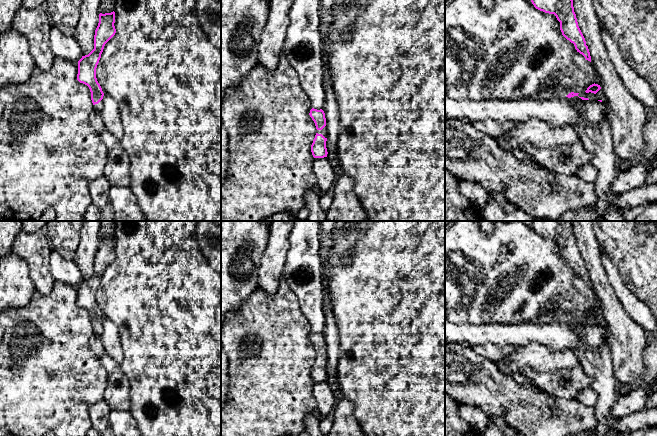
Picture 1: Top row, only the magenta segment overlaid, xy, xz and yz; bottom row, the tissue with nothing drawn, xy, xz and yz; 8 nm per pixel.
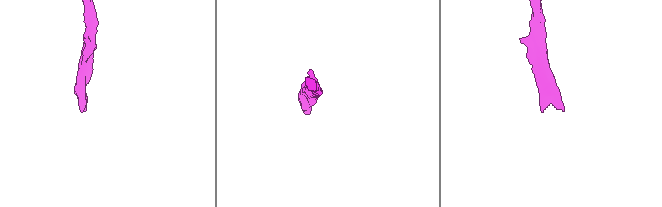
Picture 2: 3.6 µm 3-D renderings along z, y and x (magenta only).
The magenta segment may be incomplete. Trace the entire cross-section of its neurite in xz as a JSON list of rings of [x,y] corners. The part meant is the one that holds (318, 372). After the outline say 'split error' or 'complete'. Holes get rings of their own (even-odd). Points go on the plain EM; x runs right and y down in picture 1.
[[[312,332],[309,337],[310,341],[315,347],[317,357],[311,369],[311,376],[314,382],[327,381],[327,351],[325,337],[322,333],[317,334]]] | split error

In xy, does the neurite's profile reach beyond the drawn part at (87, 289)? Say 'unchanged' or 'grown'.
grown

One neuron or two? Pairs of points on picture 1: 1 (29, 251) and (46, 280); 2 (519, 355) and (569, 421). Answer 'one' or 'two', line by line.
1: one
2: two

